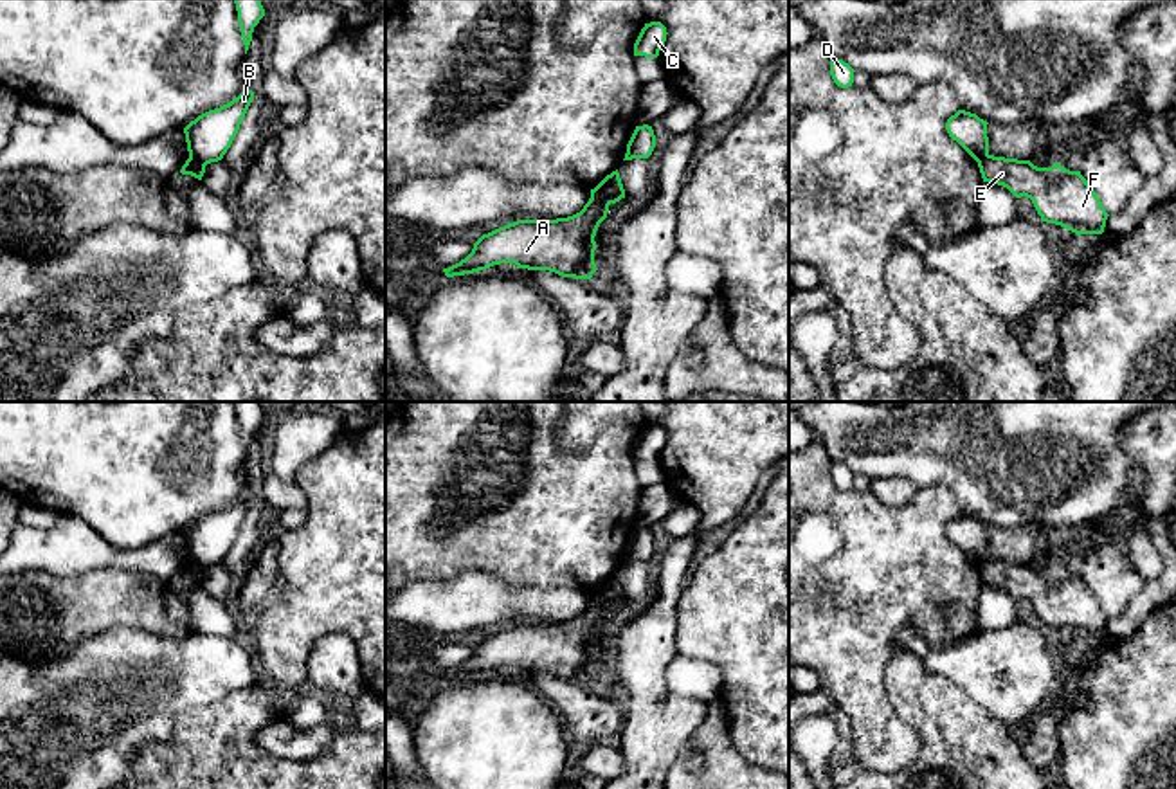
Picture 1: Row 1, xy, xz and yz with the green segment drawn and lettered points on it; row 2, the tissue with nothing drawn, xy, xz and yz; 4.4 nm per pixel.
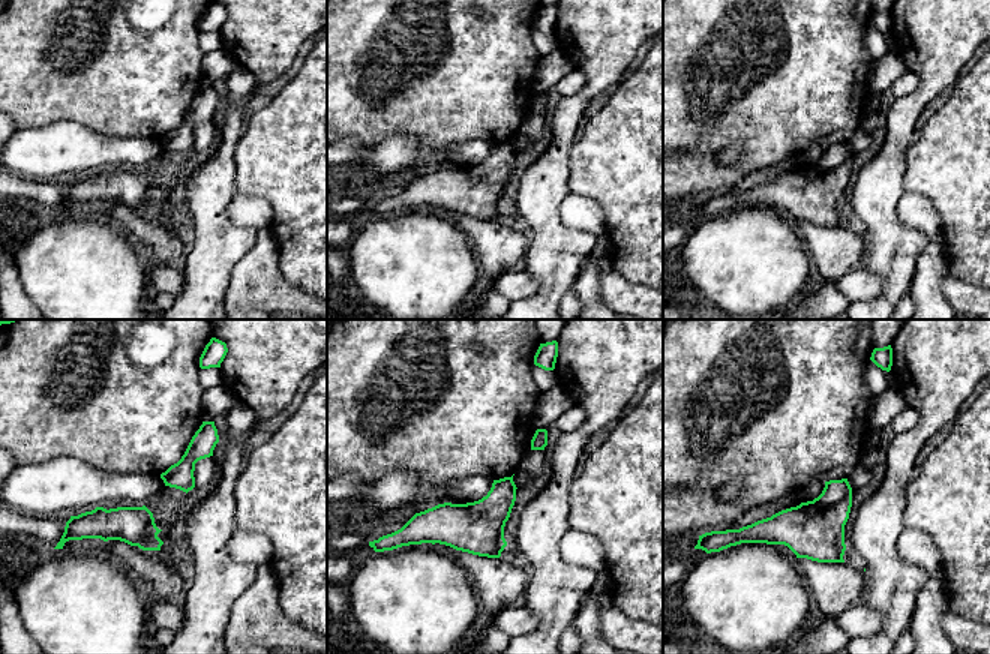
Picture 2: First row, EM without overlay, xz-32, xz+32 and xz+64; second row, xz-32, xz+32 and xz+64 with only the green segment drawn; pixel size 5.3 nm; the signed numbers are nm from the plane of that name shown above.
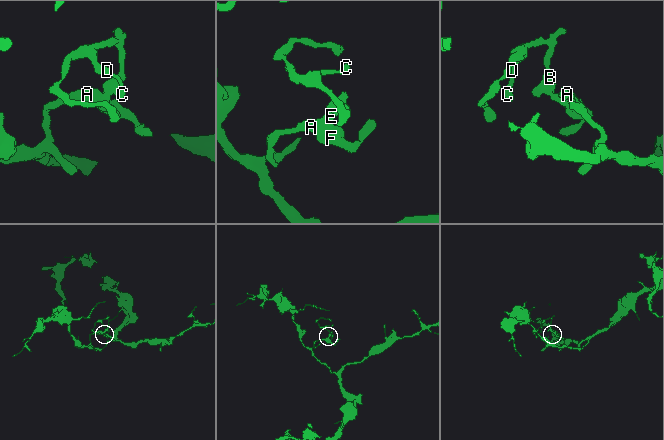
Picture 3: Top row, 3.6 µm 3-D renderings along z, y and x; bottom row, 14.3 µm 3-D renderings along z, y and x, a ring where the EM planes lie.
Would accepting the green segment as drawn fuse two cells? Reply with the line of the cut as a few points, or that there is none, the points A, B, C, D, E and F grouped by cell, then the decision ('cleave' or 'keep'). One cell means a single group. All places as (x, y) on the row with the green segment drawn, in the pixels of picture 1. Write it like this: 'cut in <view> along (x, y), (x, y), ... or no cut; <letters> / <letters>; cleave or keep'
cut in xz along (595, 188), (613, 202); A E F / B C D; cleave

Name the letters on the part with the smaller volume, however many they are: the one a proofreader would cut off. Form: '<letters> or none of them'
B, C, D

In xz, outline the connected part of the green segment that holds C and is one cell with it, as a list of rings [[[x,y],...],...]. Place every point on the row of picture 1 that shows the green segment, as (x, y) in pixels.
[[[661,22],[645,23],[634,43],[634,56],[657,58],[666,34],[666,27]]]

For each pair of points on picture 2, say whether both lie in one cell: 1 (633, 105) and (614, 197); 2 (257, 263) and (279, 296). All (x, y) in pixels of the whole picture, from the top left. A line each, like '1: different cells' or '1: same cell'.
1: same cell
2: same cell

